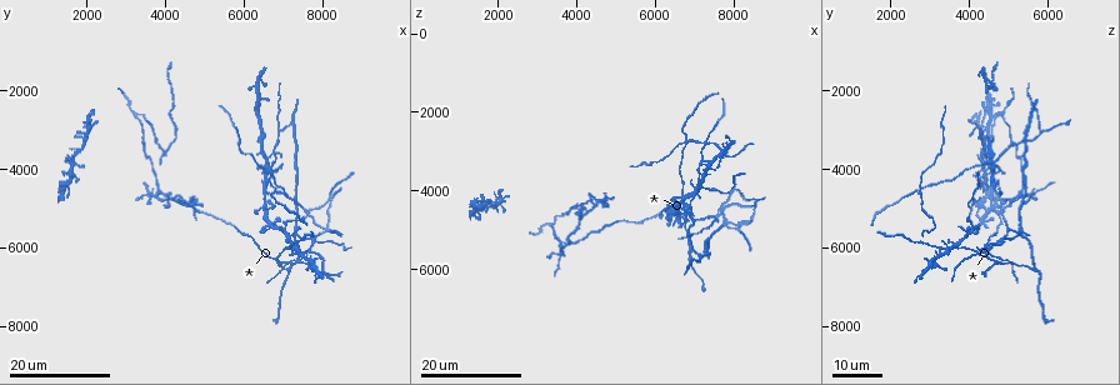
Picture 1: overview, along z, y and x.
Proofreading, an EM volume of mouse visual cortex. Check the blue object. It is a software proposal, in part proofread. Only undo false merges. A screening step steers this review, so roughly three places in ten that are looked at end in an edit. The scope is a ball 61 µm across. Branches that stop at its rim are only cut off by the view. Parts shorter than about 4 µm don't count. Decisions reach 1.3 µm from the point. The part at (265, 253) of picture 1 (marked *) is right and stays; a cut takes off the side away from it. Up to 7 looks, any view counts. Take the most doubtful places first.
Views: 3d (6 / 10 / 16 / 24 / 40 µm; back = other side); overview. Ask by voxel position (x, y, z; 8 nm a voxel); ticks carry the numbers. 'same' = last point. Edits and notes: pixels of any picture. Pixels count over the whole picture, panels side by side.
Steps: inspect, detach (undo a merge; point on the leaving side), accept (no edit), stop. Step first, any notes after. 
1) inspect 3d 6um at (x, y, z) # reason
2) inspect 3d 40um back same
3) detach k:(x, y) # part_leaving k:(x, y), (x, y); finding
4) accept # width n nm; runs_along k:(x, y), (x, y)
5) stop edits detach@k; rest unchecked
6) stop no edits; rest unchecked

inspect 3d 24um at (7850, 5700, 4800) # looks like a crossing

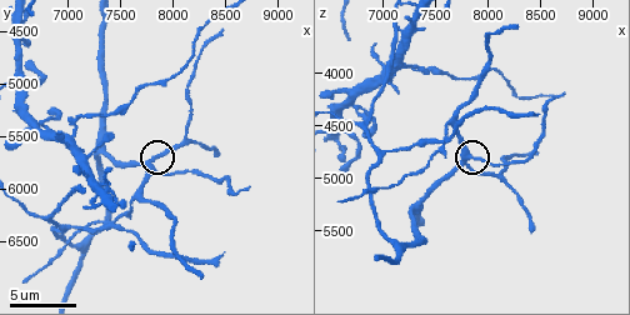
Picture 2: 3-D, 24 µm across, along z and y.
inspect 3d 10um at (7800, 5800, 4820)

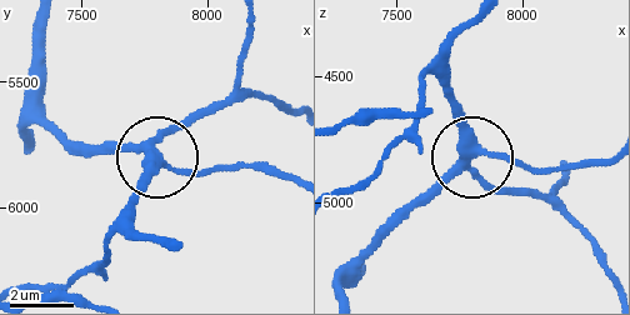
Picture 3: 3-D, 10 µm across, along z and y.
detach 3:(185, 118) # arms 4; part_leaving 3:(158, 140), (228, 103), (250, 23); two cells meet here

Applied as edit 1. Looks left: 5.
inspect overview

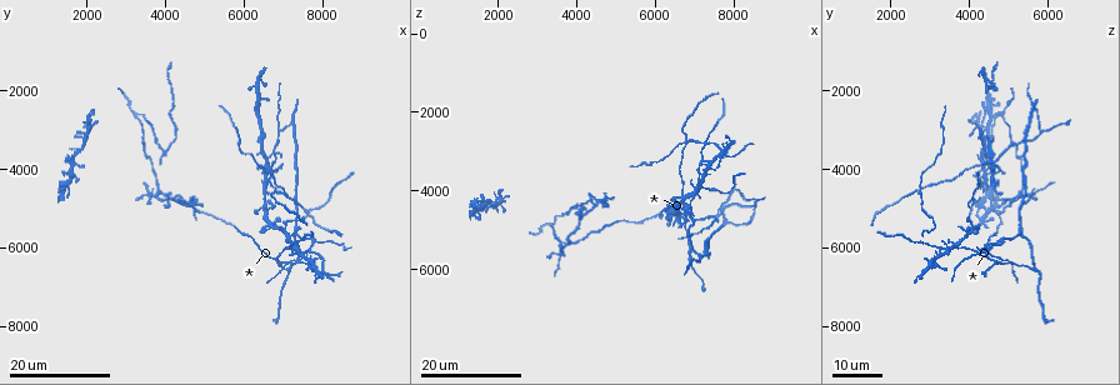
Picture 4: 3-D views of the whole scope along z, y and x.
inspect 3d 24um at (6800, 3850, 4450)

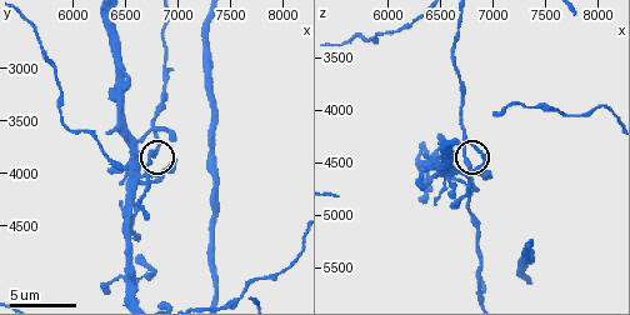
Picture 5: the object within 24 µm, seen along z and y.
inspect 3d 10um at (6740, 3800, 4480)

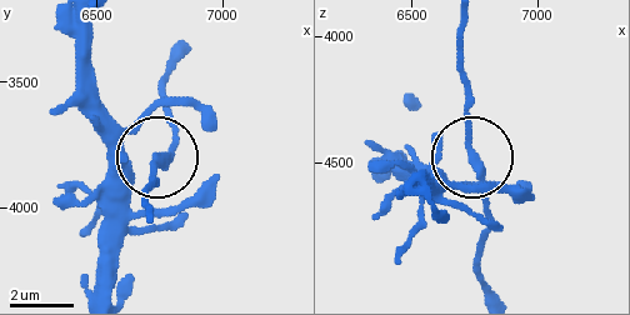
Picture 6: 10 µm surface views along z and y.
accept # runs_along 6:(108, 293), (111, 180), (124, 164), (165, 155), (173, 134); all the same cell

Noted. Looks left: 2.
inspect 3d 10um at (7340, 5640, 5240)

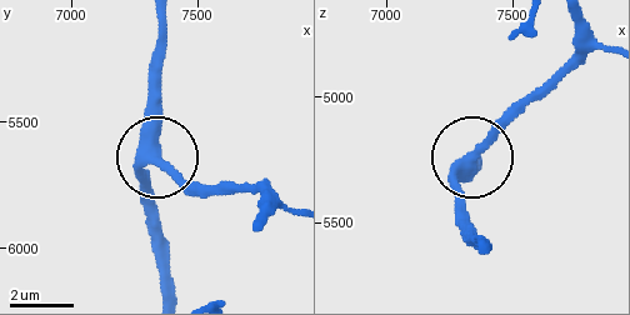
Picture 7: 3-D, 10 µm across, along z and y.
inspect 3d 10um back at (7330, 5620, 5270)

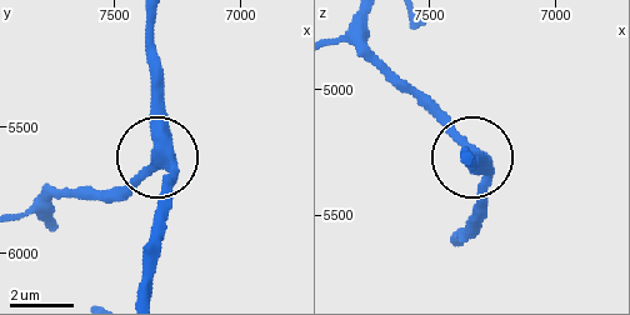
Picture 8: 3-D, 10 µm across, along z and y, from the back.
accept # arms 3; continuous, no second cell

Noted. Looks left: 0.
stop edits detach@3; rest unchecked

